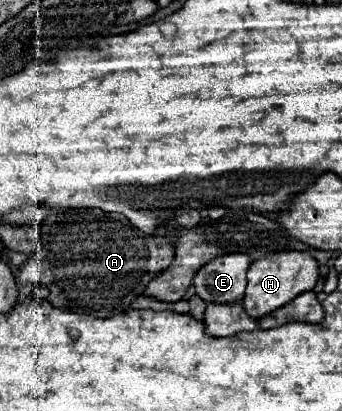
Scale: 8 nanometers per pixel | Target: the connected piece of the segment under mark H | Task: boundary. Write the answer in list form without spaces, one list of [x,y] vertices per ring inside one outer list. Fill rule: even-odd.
[[[283,251],[283,253],[271,253],[259,259],[257,263],[251,263],[247,271],[247,291],[243,297],[243,309],[253,317],[261,319],[275,311],[277,307],[283,307],[285,303],[293,301],[297,295],[311,291],[319,279],[319,265],[309,253],[301,251]]]

